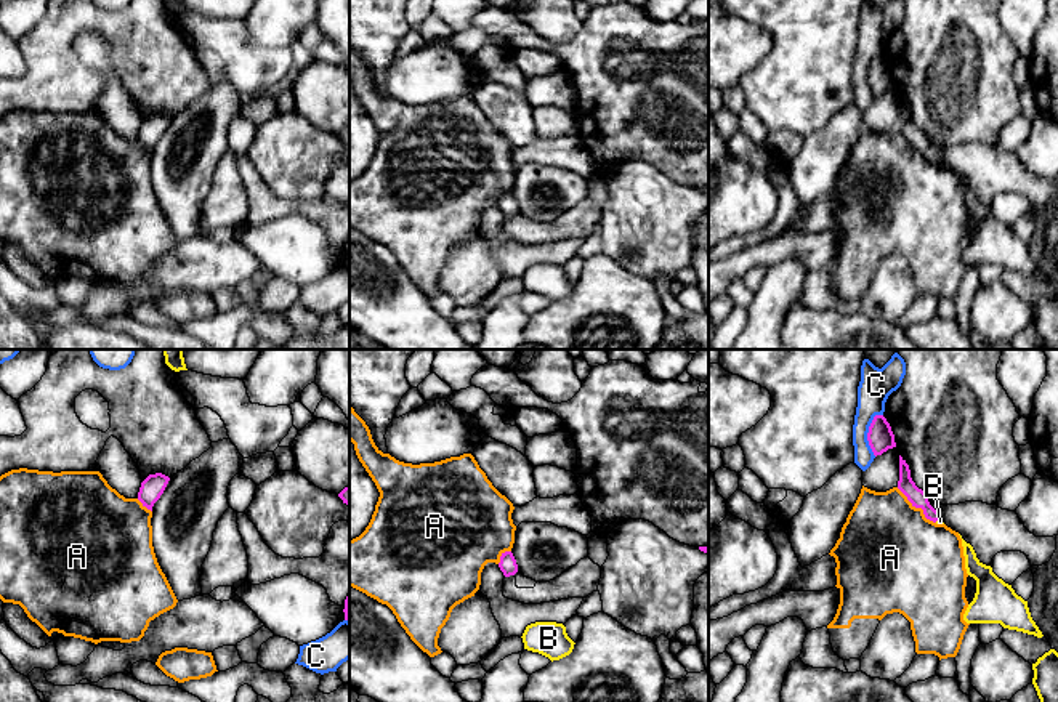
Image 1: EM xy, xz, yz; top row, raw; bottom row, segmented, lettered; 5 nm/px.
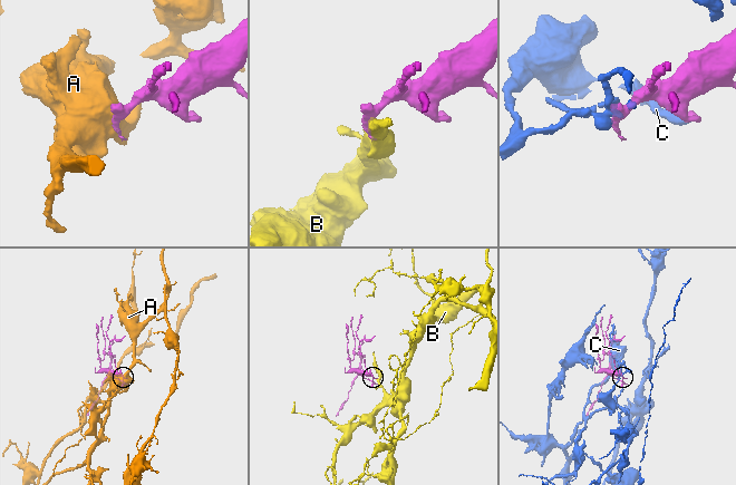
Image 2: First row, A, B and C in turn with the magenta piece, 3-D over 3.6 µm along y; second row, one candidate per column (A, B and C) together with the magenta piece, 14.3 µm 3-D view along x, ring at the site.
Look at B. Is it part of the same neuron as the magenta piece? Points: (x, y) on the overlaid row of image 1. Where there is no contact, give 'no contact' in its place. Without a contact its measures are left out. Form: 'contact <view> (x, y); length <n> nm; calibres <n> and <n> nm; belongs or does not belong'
contact yz (936, 520); length 40 nm; calibres 90 and 20 nm; belongs

